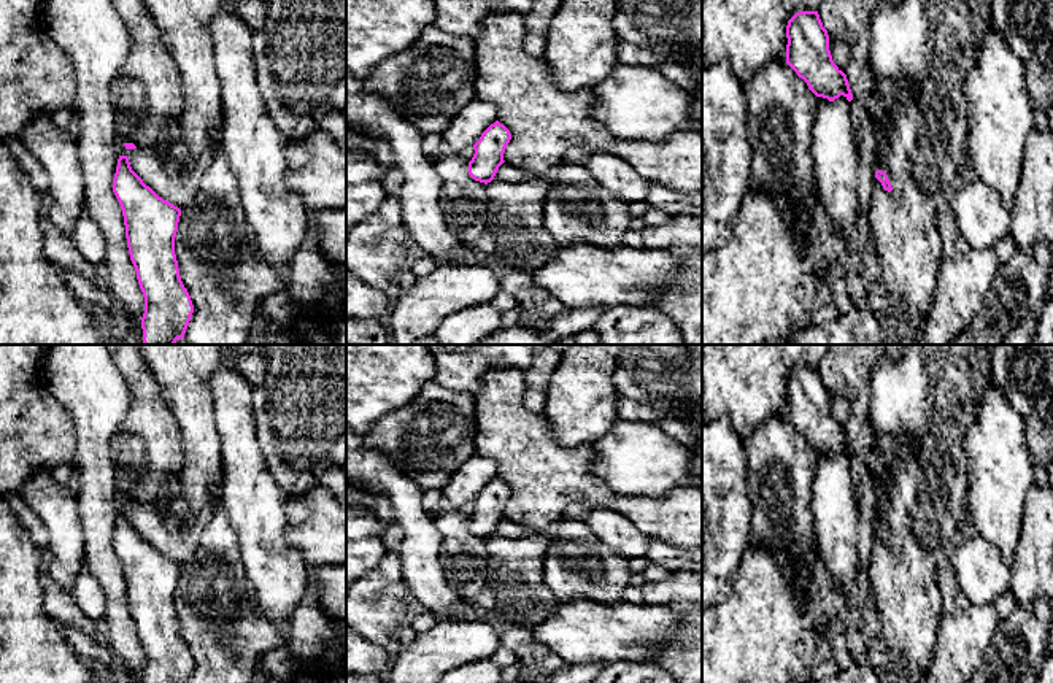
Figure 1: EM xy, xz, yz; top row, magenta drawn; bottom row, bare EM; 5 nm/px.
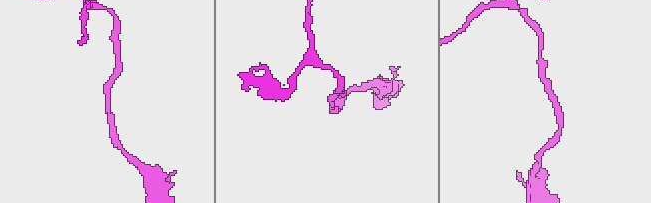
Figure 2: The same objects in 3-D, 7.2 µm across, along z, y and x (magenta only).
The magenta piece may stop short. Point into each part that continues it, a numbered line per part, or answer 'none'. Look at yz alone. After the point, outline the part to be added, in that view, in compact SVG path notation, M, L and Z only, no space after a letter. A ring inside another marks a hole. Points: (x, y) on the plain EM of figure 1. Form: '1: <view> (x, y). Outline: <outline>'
none

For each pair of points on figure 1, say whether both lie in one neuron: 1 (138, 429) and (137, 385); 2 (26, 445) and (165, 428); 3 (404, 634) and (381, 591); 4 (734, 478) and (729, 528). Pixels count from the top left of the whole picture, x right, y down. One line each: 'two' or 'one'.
1: one
2: two
3: two
4: one

